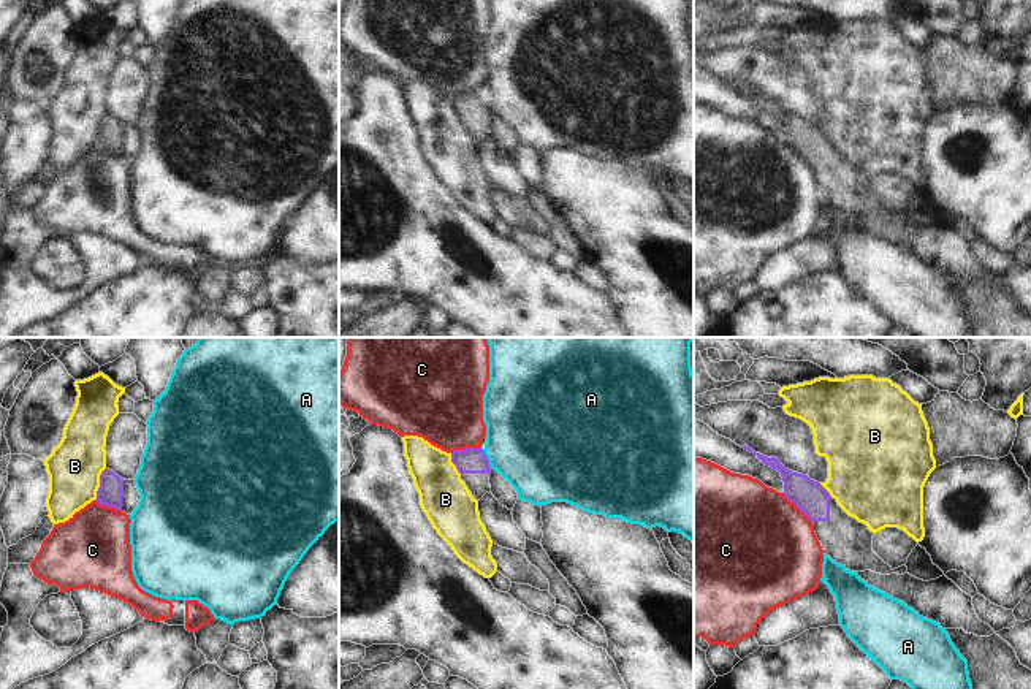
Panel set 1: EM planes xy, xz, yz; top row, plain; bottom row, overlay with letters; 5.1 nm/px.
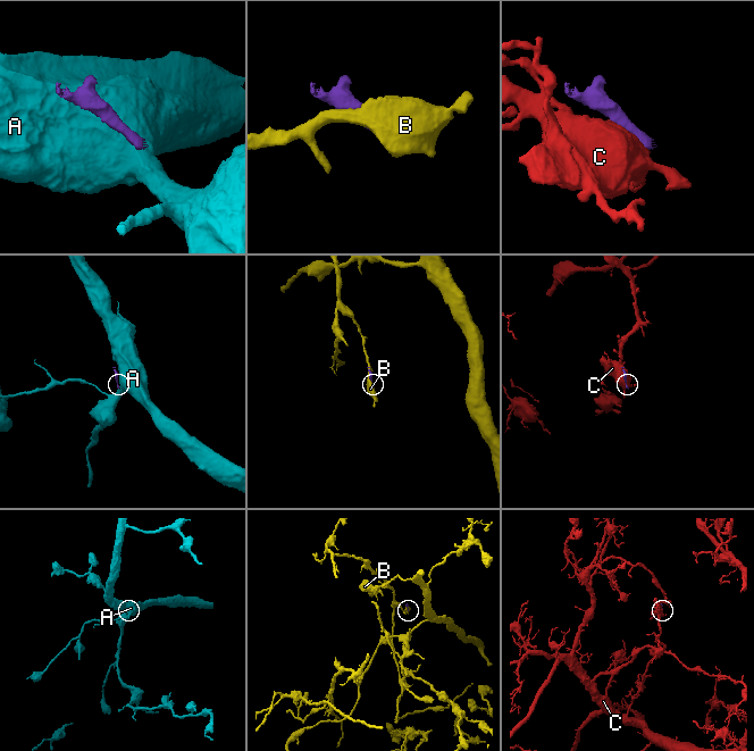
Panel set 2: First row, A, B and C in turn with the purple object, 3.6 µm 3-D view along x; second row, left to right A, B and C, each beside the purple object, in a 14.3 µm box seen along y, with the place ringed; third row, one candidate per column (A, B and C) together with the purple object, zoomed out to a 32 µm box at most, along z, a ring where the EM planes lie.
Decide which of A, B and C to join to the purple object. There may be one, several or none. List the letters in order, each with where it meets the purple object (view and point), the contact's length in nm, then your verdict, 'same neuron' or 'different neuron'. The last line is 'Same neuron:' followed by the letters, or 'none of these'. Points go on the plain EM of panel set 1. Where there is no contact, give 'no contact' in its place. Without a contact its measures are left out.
A: contact xz (486, 103); length 100 nm; different neuron
B: contact xy (100, 129); length 180 nm; different neuron
C: contact yz (798, 152); length 220 nm; different neuron
Same neuron: none of these

